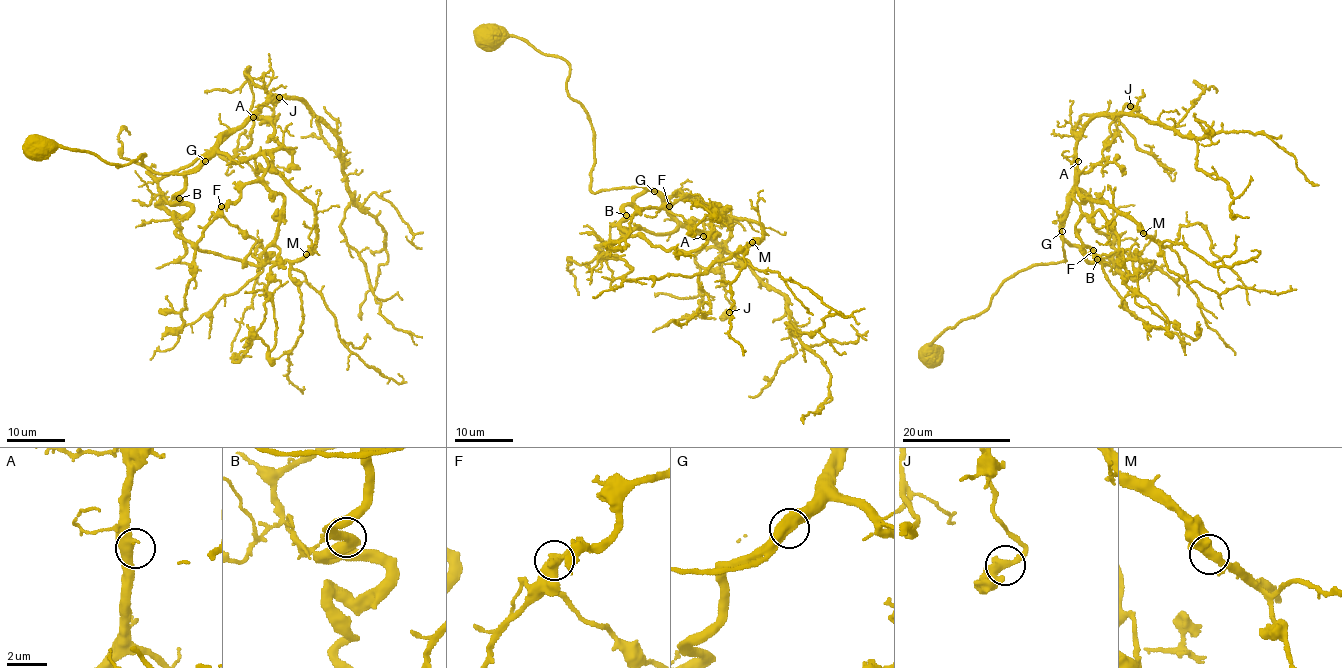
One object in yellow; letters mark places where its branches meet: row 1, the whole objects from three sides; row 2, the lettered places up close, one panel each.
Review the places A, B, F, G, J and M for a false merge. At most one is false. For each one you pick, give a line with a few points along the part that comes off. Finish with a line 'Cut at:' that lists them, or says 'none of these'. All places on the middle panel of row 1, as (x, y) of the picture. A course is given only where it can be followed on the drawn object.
Cut at: none of these

